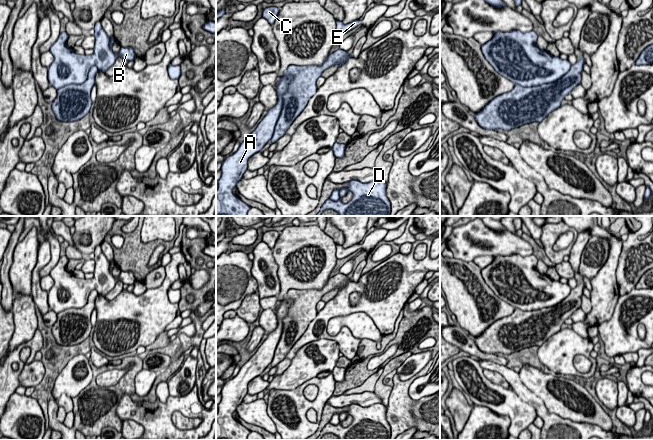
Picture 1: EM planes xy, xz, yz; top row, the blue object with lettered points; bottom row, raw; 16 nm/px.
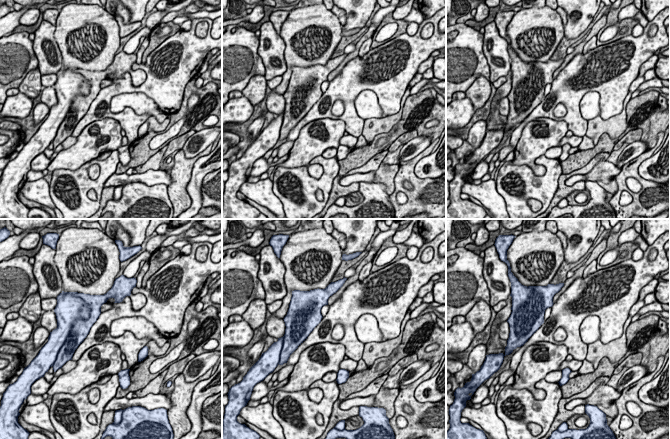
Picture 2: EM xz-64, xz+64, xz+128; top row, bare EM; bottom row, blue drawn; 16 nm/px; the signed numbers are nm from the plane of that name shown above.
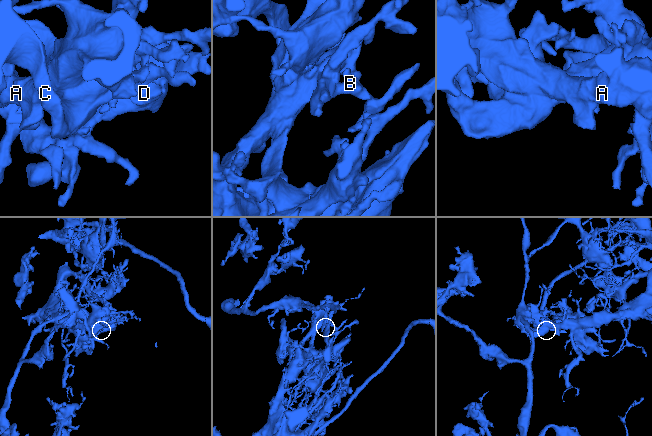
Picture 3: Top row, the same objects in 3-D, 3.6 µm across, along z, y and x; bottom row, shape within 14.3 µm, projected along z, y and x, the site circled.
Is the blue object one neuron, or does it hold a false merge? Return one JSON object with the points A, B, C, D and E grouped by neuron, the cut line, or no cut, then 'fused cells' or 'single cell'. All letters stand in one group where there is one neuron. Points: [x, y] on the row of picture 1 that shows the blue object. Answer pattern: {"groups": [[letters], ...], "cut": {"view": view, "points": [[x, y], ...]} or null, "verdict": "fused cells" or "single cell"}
{"groups": [["A", "B", "E"], ["C", "D"]], "cut": {"view": "xz", "points": [[286, 72], [291, 81], [270, 139]]}, "verdict": "fused cells"}

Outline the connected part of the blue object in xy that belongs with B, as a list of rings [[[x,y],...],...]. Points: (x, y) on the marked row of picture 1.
[[[97,22],[94,26],[95,45],[92,55],[80,55],[73,49],[68,48],[65,41],[69,35],[65,32],[60,33],[57,41],[50,48],[50,52],[54,57],[54,61],[48,67],[49,84],[55,89],[60,89],[70,84],[82,84],[86,81],[91,67],[96,66],[98,70],[106,72],[116,61],[117,57],[121,57],[126,61],[133,61],[136,54],[132,47],[121,47],[118,54],[115,54],[110,48],[110,37],[103,30],[101,23]]]

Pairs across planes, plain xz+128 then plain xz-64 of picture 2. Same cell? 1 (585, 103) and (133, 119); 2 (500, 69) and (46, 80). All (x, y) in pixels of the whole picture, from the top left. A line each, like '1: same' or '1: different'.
1: different
2: different

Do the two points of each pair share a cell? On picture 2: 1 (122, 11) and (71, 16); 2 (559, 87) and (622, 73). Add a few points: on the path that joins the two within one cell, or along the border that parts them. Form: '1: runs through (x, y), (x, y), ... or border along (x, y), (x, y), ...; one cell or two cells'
1: border along (105, 10), (114, 17); two cells
2: runs through (575, 76), (582, 74), (606, 74); one cell

